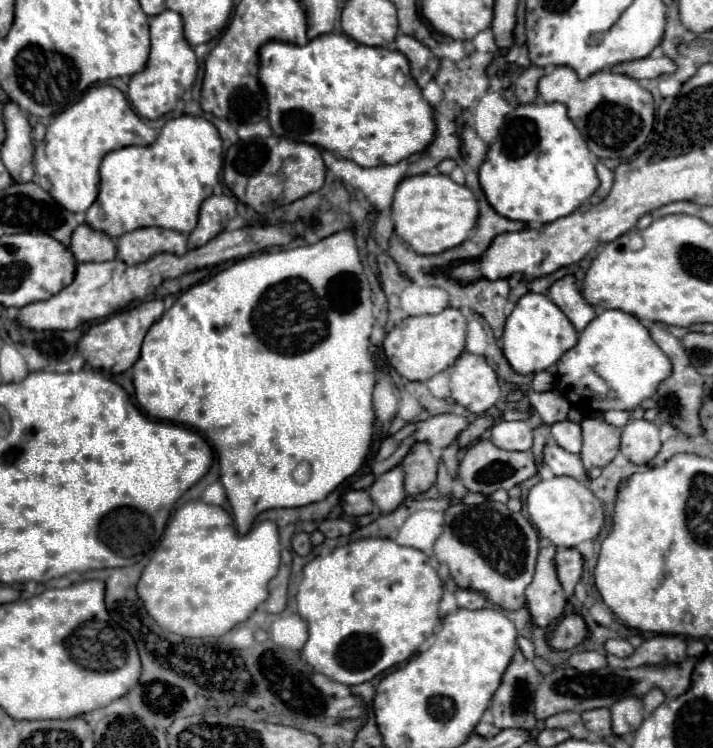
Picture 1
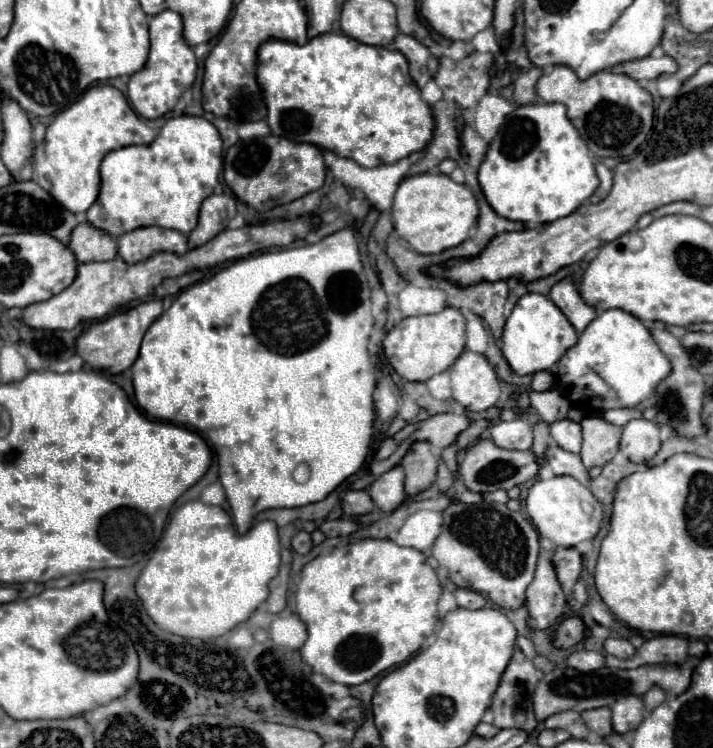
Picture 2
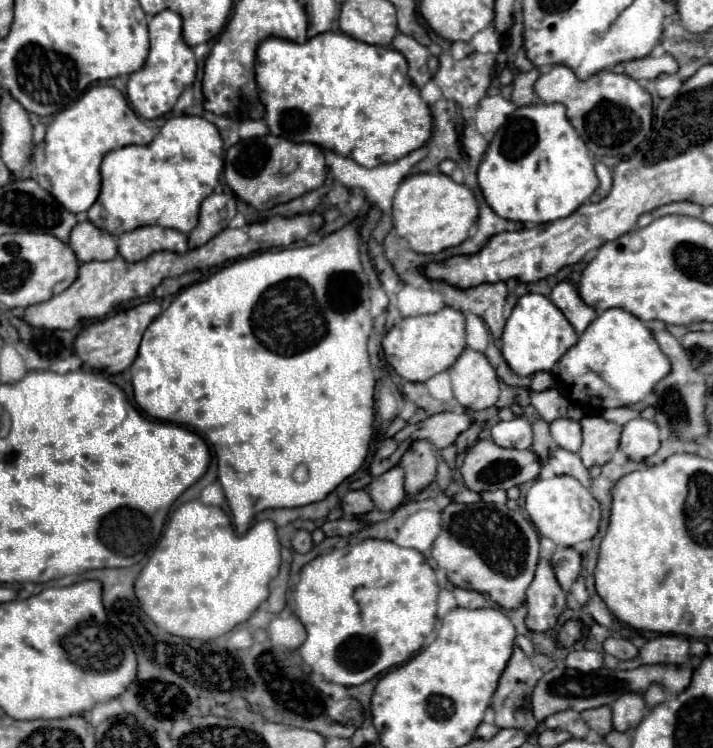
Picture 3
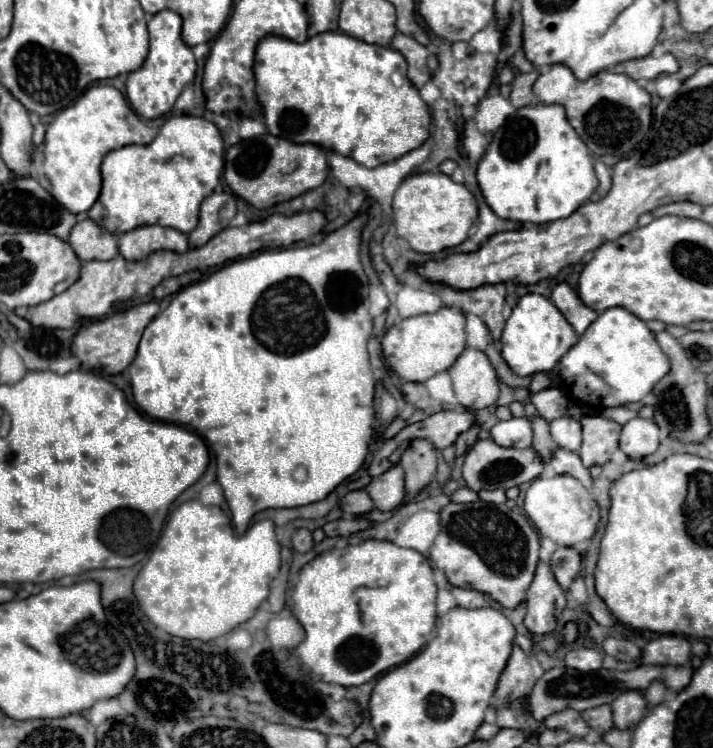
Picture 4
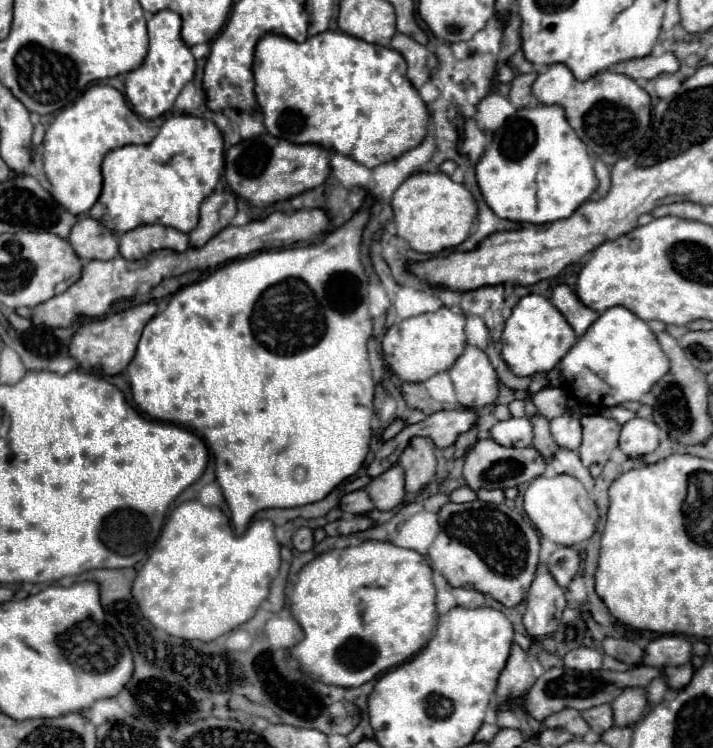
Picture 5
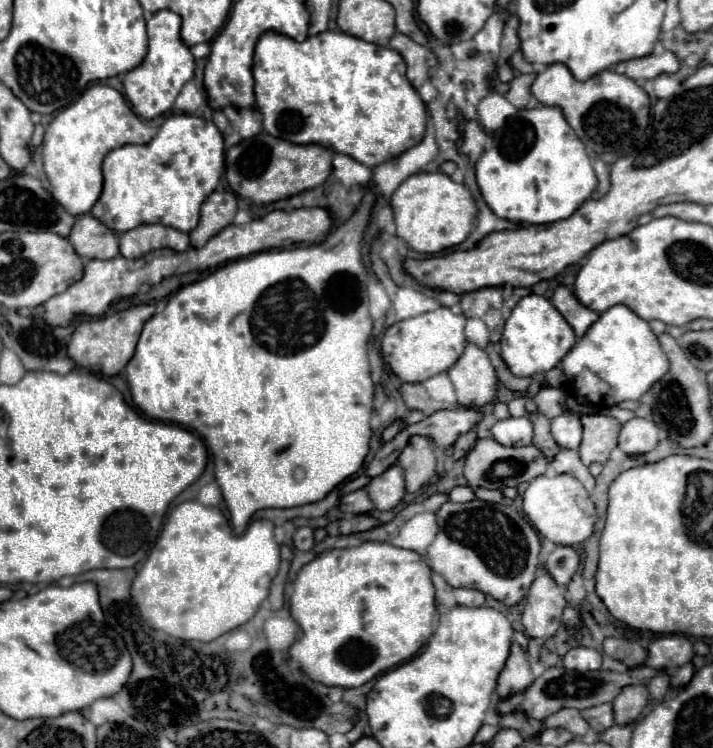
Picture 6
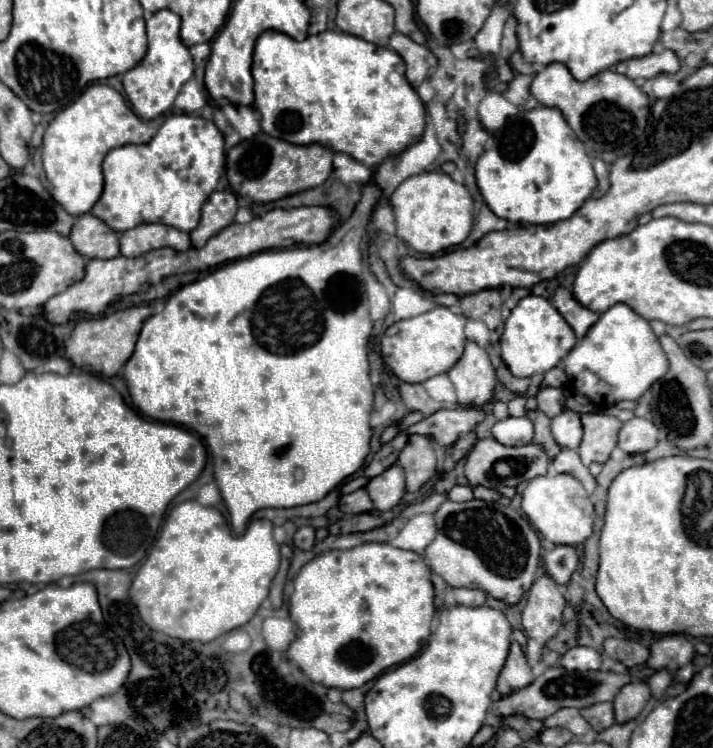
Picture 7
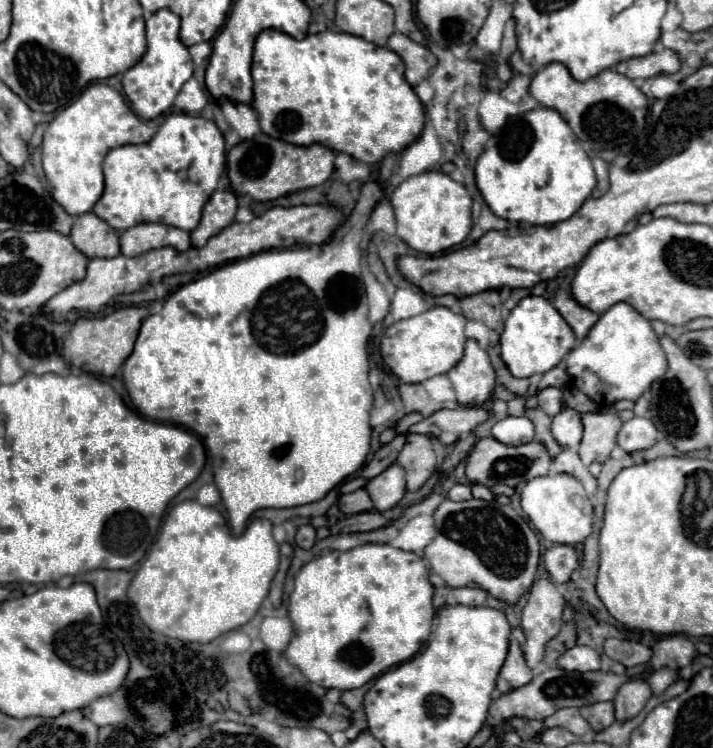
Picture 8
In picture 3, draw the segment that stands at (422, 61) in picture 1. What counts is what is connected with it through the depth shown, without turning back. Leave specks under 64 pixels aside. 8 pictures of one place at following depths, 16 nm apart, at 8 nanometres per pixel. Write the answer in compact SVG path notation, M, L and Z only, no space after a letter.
M396 34L392 40L392 46L404 54L404 58L408 60L408 76L410 80L422 88L434 74L434 70L438 68L436 58L430 54L430 50L422 44L418 44L412 36L406 34Z

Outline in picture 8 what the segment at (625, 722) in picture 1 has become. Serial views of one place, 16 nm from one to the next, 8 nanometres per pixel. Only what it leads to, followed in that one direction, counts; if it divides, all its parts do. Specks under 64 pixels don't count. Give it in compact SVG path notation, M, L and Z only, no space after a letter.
M644 678L624 682L614 698L616 718L618 720L634 718L644 708L644 704L648 702L650 696L652 696L652 688Z

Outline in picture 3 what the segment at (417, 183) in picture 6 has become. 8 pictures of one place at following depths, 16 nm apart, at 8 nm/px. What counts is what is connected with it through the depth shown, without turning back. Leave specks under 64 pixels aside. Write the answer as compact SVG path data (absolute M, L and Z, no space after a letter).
M440 172L408 176L394 194L394 228L398 236L402 236L410 244L410 248L420 254L438 254L446 248L462 244L468 238L476 216L478 204L474 194L464 184L456 184L450 176Z

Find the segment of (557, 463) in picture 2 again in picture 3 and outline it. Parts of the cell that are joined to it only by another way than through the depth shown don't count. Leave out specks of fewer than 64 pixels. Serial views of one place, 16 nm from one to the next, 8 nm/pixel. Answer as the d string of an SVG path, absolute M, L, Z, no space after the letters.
M554 448L550 452L550 466L554 468L556 474L570 474L576 480L580 480L586 488L592 486L590 472L588 472L588 468L584 468L584 464L576 452L568 452L564 448Z

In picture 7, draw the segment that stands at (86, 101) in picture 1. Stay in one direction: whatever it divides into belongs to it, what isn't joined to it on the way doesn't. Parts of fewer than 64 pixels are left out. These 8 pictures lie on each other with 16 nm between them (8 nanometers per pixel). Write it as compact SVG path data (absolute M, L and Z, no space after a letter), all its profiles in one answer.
M92 84L88 86L88 90L76 99L74 104L70 104L68 108L63 108L62 112L56 114L56 118L48 124L48 128L44 133L41 146L32 154L31 162L41 164L45 180L48 180L48 188L50 194L56 198L56 202L72 216L80 216L92 210L92 206L96 204L96 200L102 194L104 188L104 176L102 176L102 160L104 156L116 148L116 146L124 146L124 144L146 144L154 134L156 128L146 126L124 102L122 94L116 92L114 88L106 86L106 84Z

